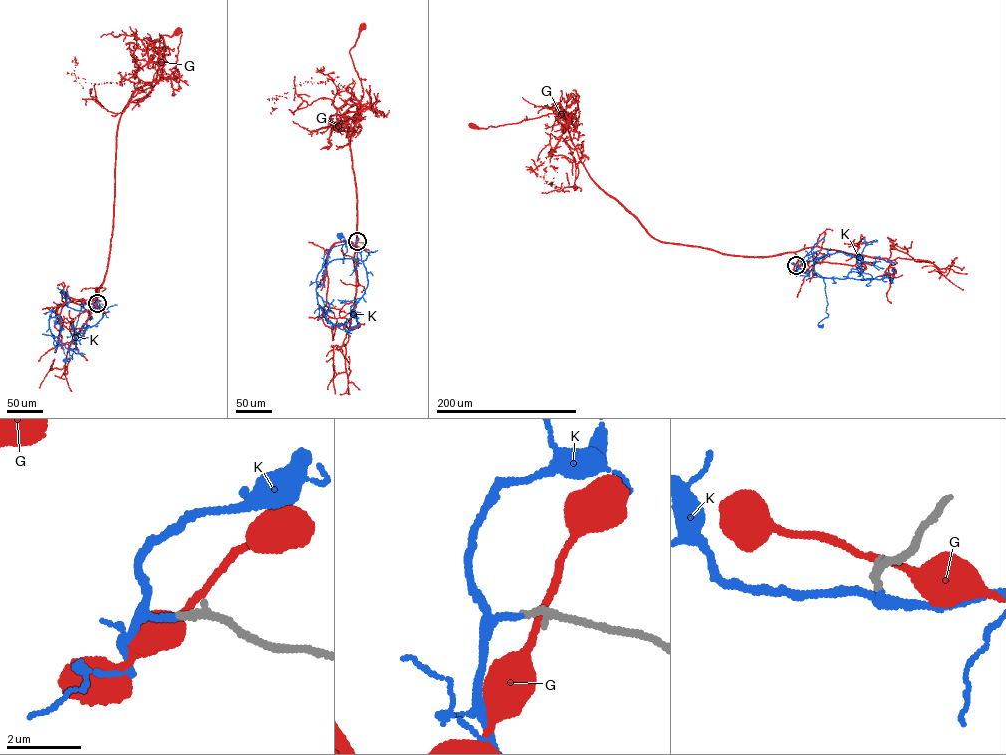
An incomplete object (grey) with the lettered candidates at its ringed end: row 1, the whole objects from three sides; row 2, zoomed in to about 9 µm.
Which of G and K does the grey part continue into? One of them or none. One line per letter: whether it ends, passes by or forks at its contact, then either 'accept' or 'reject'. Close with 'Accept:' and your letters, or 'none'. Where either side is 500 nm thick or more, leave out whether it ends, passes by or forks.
G: it passes by | reject
K: it passes by | accept
Accept: K

